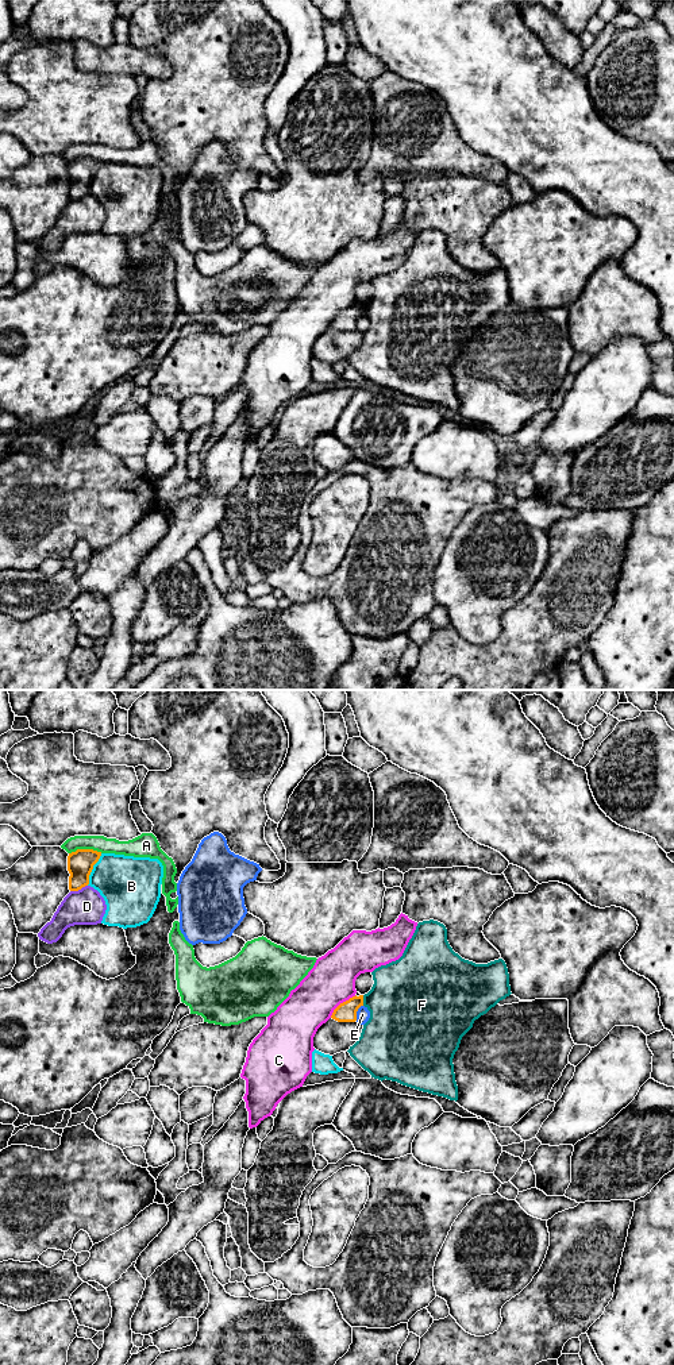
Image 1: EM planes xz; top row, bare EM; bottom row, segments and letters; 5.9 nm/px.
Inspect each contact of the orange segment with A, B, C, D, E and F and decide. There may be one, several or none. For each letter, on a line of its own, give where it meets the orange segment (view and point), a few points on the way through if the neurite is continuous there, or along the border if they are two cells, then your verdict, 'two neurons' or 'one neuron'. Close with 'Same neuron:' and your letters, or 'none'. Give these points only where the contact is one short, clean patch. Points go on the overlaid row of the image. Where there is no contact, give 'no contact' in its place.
A: xz (85, 849) | two neurons
B: xz (92, 868) | two neurons
C: xz (341, 1003) | two neurons
D: xz (79, 889) | two neurons
E: xz (355, 1013) | two neurons
F: xz (362, 1001) | two neurons
Same neuron: none

